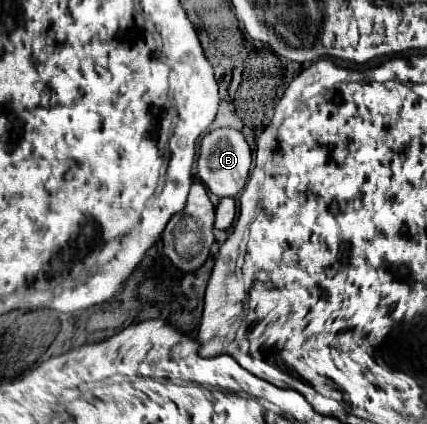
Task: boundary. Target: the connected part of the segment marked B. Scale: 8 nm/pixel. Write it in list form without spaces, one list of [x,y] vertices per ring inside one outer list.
[[[214,129],[202,139],[200,157],[198,157],[198,175],[202,183],[216,195],[216,197],[236,197],[242,187],[246,185],[248,171],[252,163],[252,151],[236,129]]]

